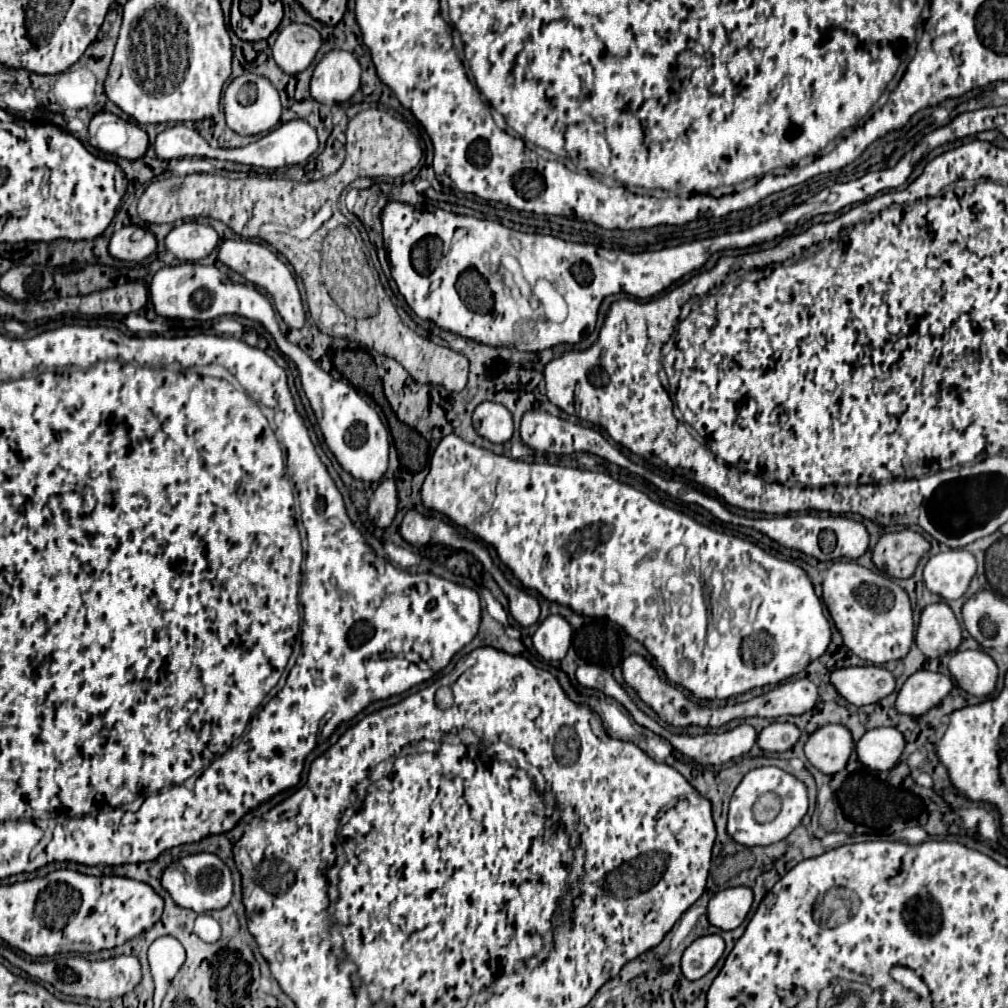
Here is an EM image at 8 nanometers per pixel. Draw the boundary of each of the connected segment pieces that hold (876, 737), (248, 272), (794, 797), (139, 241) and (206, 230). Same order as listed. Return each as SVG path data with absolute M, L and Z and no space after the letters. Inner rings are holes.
M873 728L857 742L857 758L869 770L891 770L905 748L905 738L897 728Z
M225 240L219 248L219 260L225 266L229 266L233 272L241 274L245 280L253 282L259 288L265 288L273 296L273 304L289 328L303 328L305 310L303 310L297 282L295 282L291 270L279 260L279 256L271 248L267 248L259 242L251 242L251 240Z
M775 766L755 768L755 770L745 774L745 778L741 780L741 784L735 788L735 792L731 796L729 816L727 816L727 834L737 844L743 844L743 846L749 846L749 848L753 848L753 846L769 846L769 844L775 844L775 842L787 838L799 826L799 822L801 822L801 818L805 814L807 814L807 790L805 790L805 784L801 780L797 780L795 776L783 772L783 770L775 768ZM765 792L775 792L781 798L783 808L781 808L779 816L773 822L757 824L753 820L751 806L757 800L757 796L761 796Z
M123 226L109 240L109 254L127 262L141 262L157 248L155 236L141 226Z
M181 222L165 238L167 250L181 262L197 262L209 256L217 242L217 232L211 226L197 222Z

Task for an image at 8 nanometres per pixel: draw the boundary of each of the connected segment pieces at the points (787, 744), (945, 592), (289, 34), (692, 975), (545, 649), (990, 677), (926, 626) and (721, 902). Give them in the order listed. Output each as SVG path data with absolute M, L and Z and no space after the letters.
M773 722L761 730L757 744L763 752L787 752L795 746L801 732L795 724L789 722Z
M947 550L929 558L923 578L929 592L939 594L943 600L957 600L967 592L975 572L977 562L971 552Z
M293 22L279 32L273 44L273 58L283 72L295 76L309 68L321 44L321 34L315 28Z
M709 934L709 936L697 938L683 952L683 958L681 958L683 976L687 980L703 978L717 964L717 960L723 956L723 950L725 950L725 942L717 934Z
M547 616L533 634L533 648L549 662L563 660L571 646L571 628L563 616Z
M957 650L951 656L949 672L971 696L989 696L997 688L997 666L983 650Z
M945 602L931 604L921 612L915 644L927 658L939 658L945 652L957 650L961 644L961 626Z
M747 886L727 888L711 896L705 914L709 924L721 930L735 930L745 920L751 902L753 902L753 892Z

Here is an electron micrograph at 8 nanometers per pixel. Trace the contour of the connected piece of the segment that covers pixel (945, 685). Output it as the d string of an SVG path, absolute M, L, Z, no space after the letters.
M921 670L911 674L897 694L897 710L909 716L921 716L935 708L953 688L953 682L945 674Z

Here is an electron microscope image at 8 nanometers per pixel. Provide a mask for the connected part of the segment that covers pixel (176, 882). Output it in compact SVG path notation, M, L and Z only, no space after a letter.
M207 852L187 856L171 864L163 872L161 884L171 894L175 904L179 904L181 908L189 908L197 914L209 912L209 910L221 910L231 902L231 896L233 896L231 870L225 866L225 862L219 856L207 854Z

